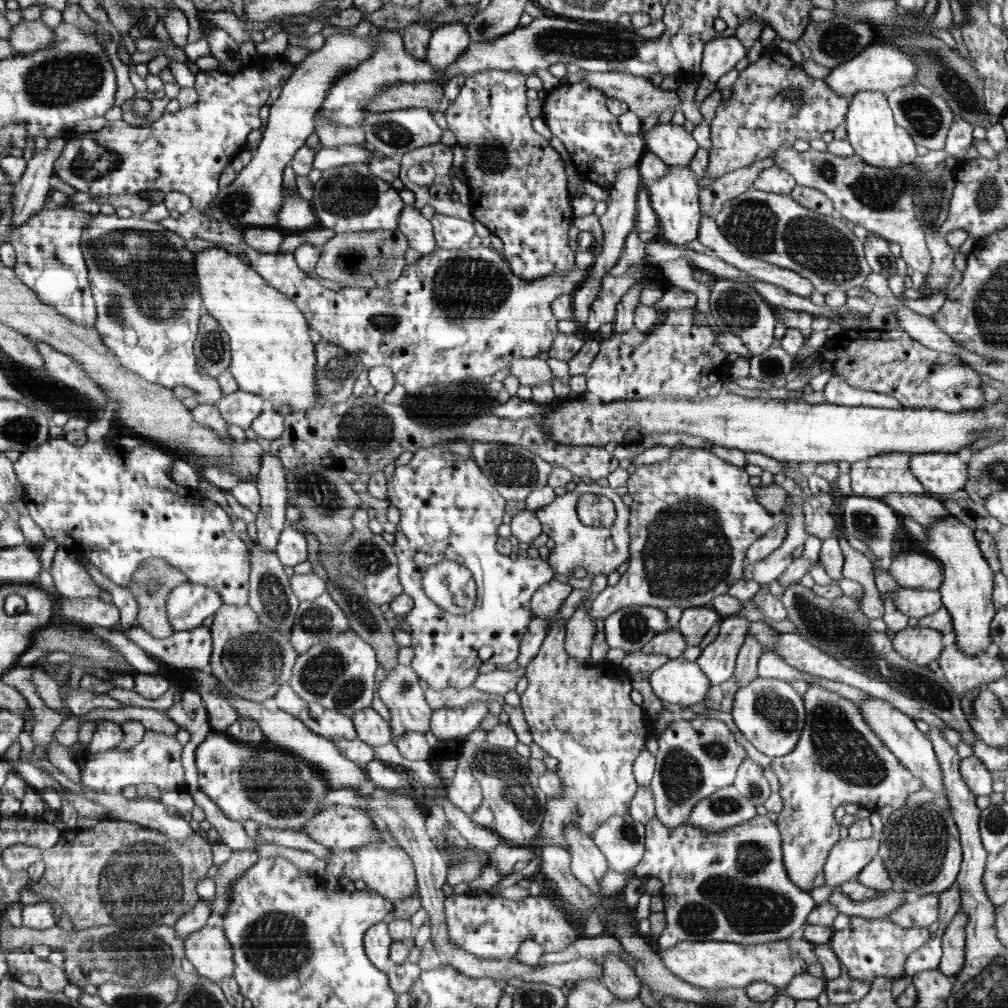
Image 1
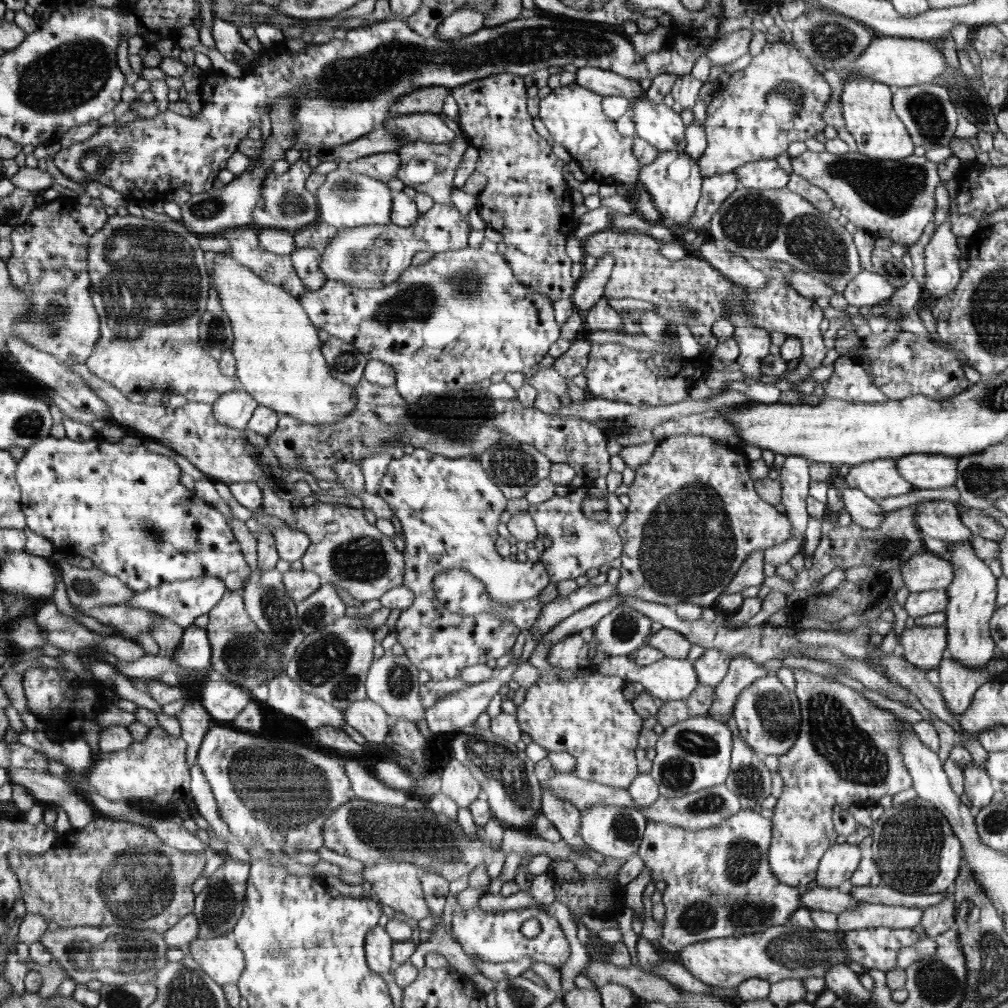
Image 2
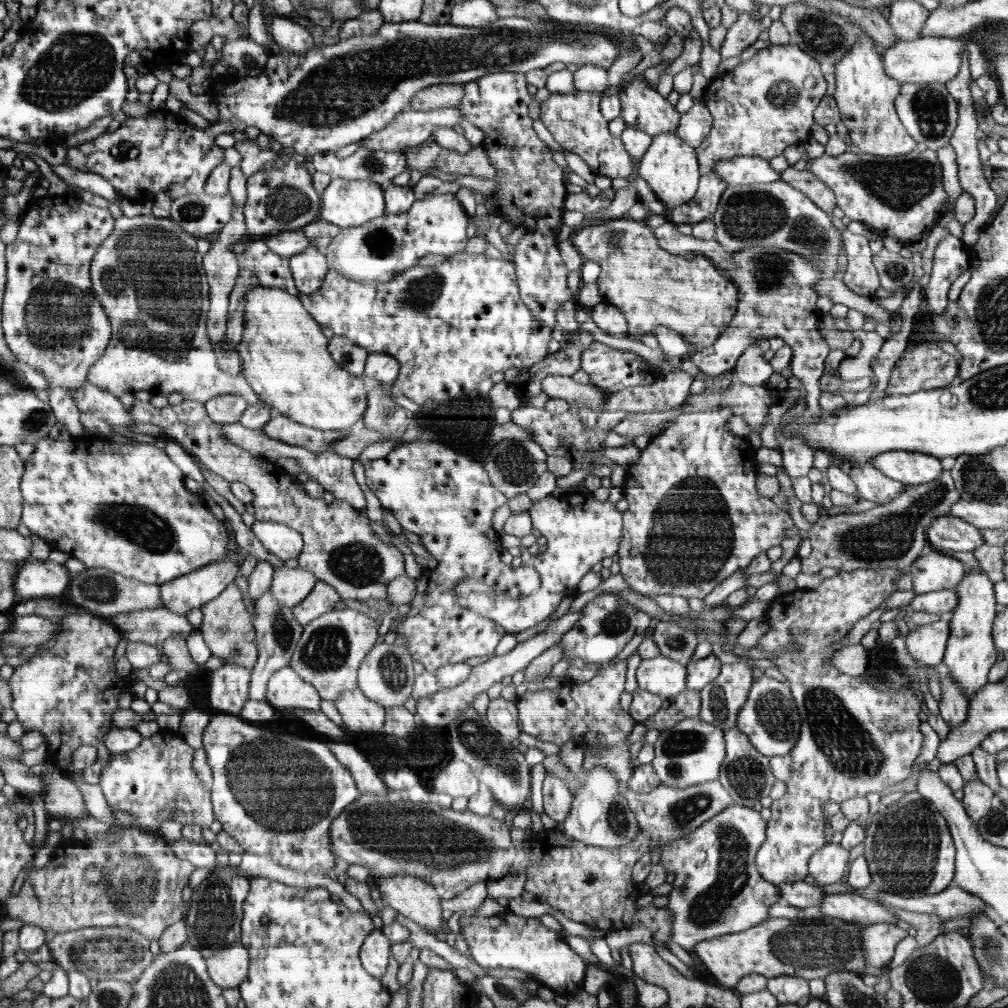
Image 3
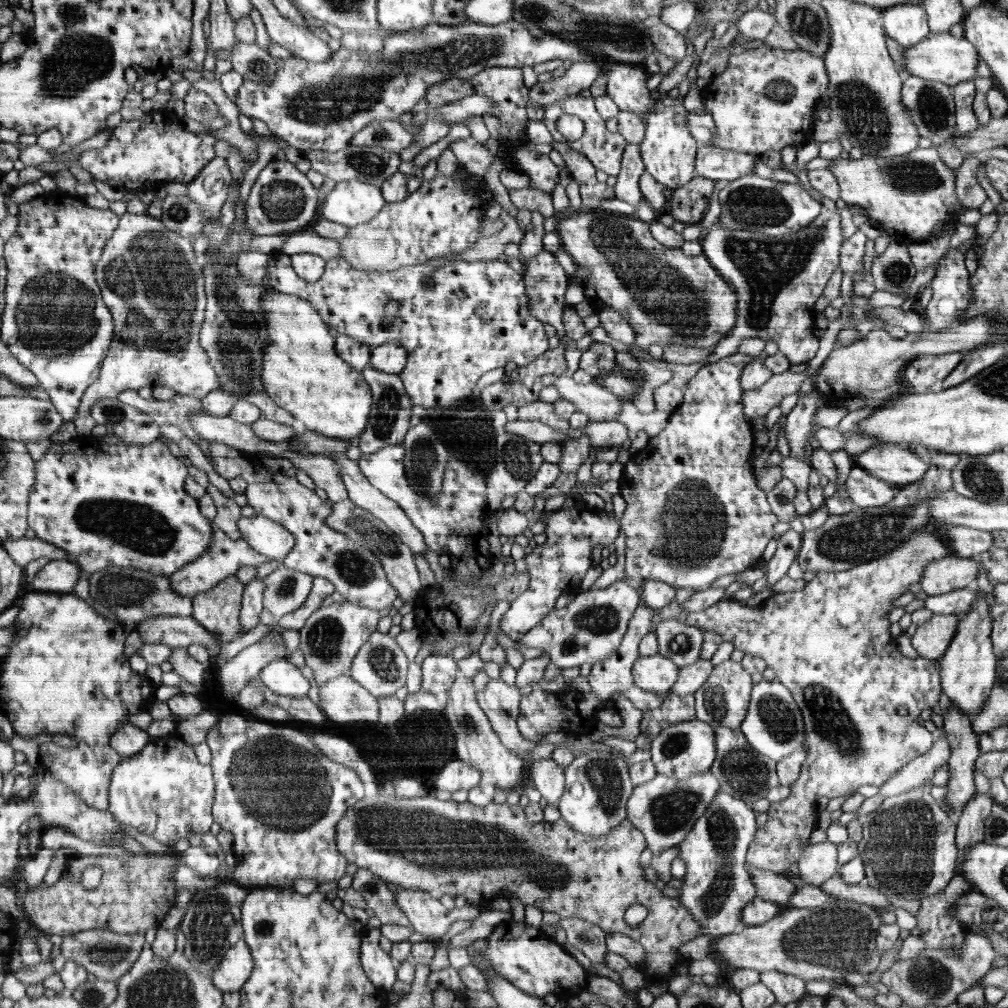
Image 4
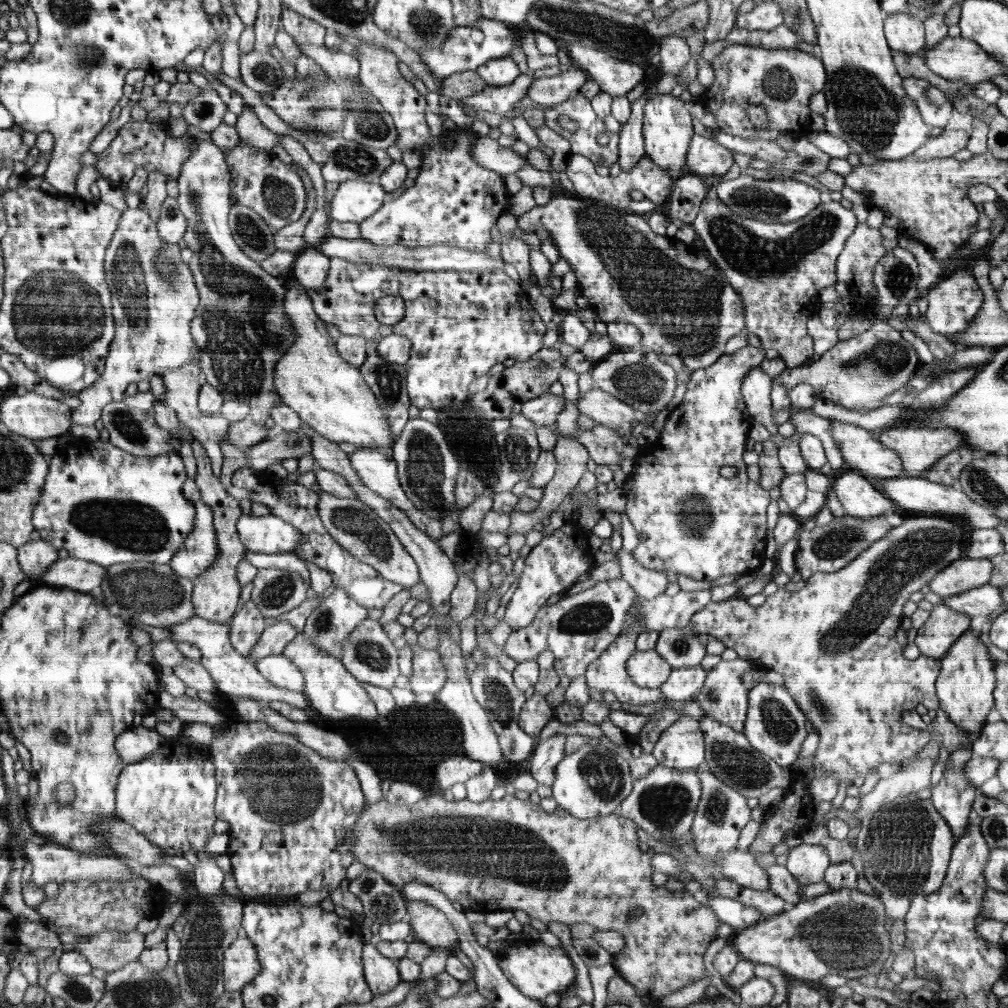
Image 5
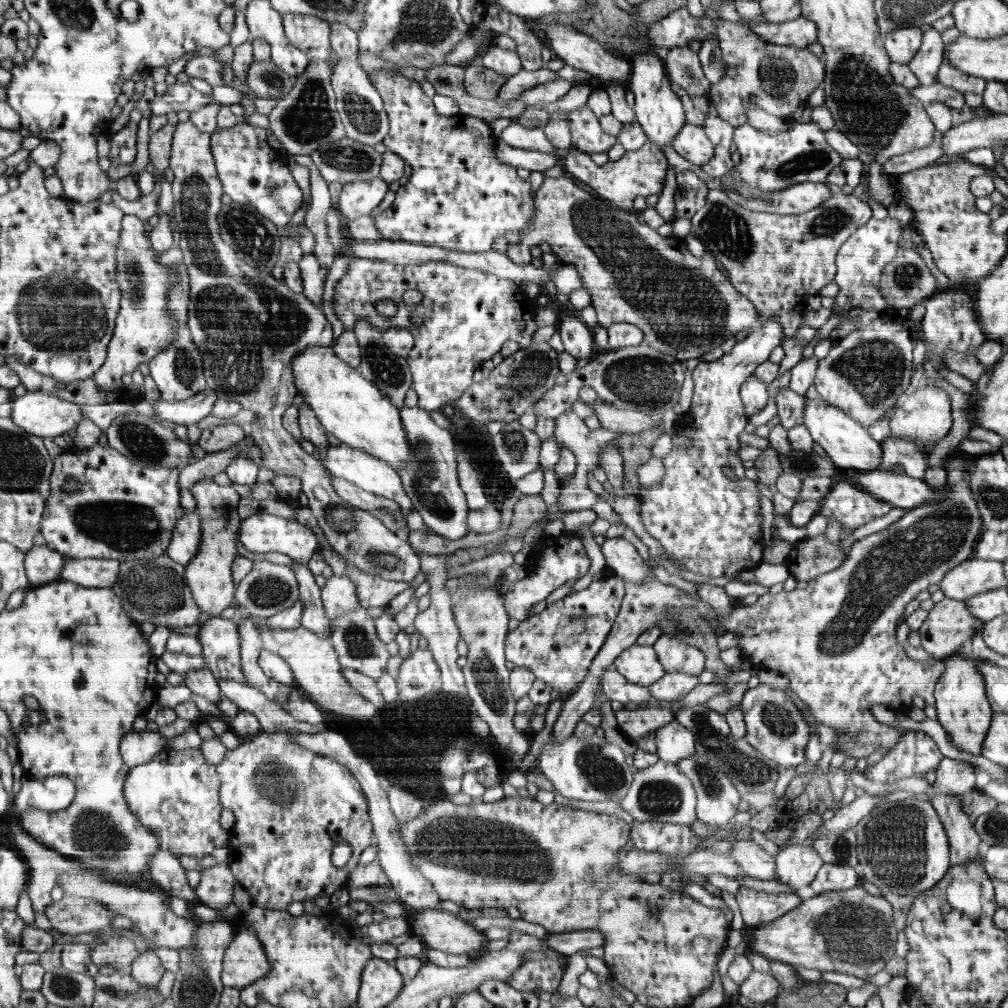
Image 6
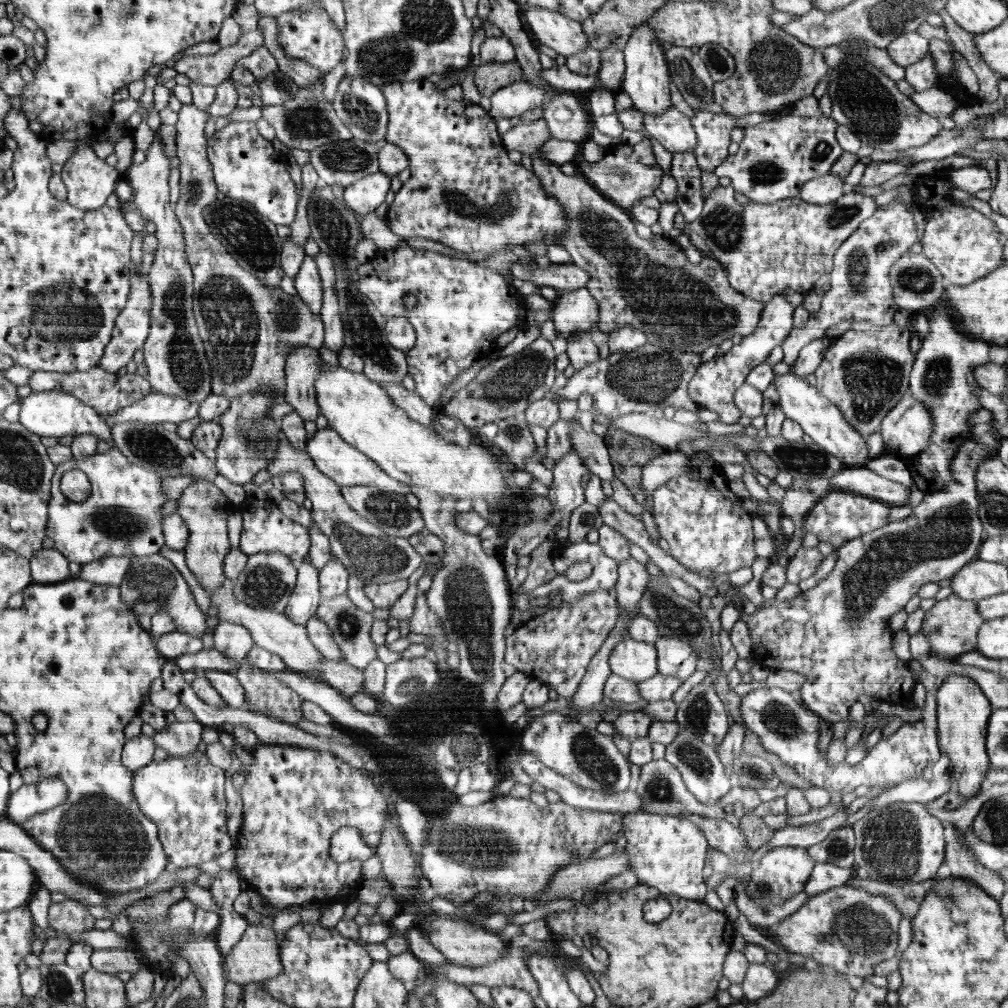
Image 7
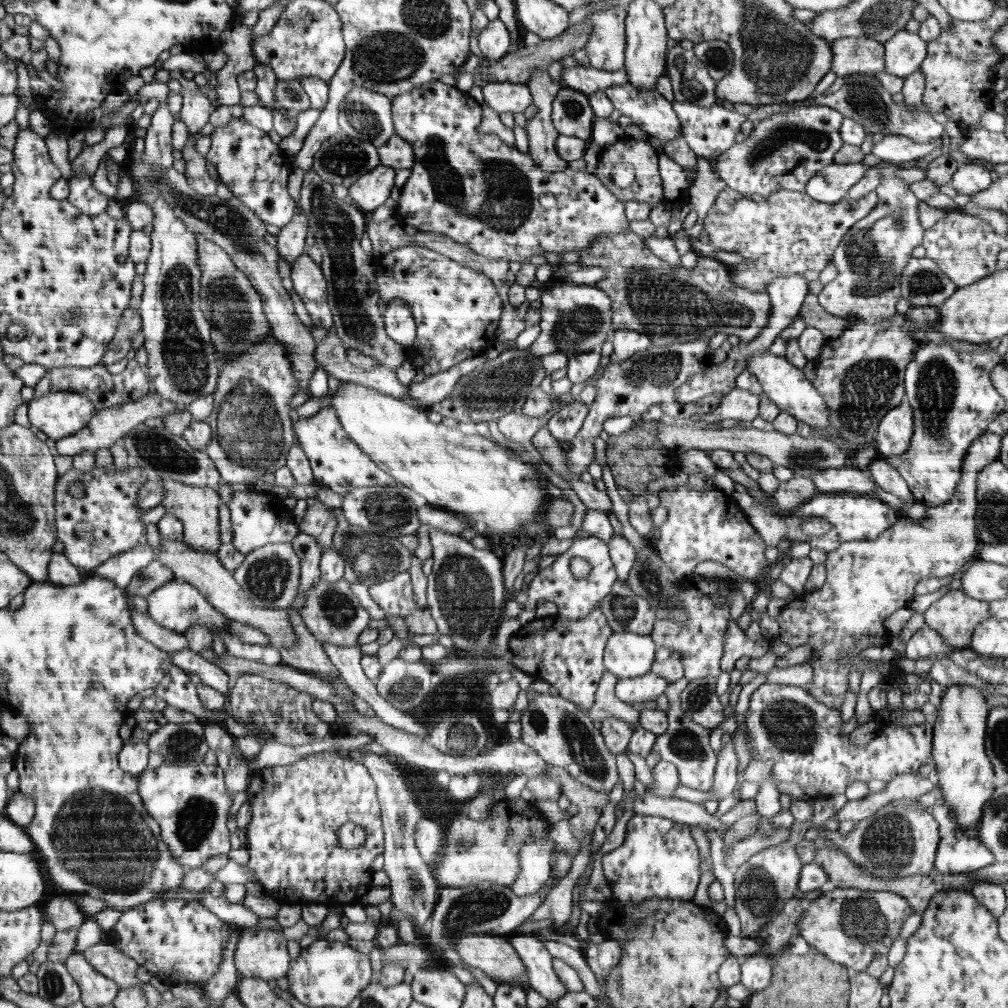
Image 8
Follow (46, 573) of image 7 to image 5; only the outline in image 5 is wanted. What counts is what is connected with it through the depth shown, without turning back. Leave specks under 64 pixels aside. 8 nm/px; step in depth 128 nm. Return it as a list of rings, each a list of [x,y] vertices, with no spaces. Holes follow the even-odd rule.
[[[38,540],[18,547],[18,560],[29,580],[41,581],[48,567],[64,556],[54,546]]]

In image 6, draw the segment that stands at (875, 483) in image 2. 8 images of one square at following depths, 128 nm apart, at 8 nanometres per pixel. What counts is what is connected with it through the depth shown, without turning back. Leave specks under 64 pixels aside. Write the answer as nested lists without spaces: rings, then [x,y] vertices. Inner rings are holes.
[[[838,480],[823,498],[818,514],[826,517],[828,523],[840,522],[844,534],[885,516],[892,508],[889,503],[868,495],[856,484]]]

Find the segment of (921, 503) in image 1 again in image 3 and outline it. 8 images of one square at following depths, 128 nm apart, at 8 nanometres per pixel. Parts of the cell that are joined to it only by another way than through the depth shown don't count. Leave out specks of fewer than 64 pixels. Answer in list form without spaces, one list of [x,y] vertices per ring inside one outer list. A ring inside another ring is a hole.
[[[950,514],[936,517],[926,530],[926,537],[930,549],[947,556],[953,552],[974,552],[985,544],[978,528]]]

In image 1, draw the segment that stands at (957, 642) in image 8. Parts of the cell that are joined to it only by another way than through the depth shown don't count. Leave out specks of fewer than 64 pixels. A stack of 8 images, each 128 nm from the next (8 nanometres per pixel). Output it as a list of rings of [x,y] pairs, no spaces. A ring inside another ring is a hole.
[[[908,626],[893,636],[891,642],[895,652],[918,666],[926,667],[941,655],[944,649],[942,638],[938,630]]]

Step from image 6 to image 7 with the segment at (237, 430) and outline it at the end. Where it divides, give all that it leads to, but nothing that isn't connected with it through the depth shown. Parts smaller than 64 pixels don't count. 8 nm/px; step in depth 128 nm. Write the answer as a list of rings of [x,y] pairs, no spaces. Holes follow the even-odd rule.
[[[118,422],[111,428],[115,446],[128,460],[146,468],[157,469],[168,476],[195,476],[195,478],[213,481],[217,475],[215,450],[222,436],[222,426],[218,422],[201,422],[191,440],[178,436],[177,431],[168,431],[161,424],[144,422]]]

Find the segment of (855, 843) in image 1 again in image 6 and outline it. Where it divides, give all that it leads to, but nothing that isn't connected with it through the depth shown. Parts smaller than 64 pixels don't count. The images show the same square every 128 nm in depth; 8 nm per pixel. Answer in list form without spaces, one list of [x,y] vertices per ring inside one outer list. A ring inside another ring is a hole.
[[[810,844],[782,848],[775,857],[775,880],[798,890],[814,880],[824,863]]]

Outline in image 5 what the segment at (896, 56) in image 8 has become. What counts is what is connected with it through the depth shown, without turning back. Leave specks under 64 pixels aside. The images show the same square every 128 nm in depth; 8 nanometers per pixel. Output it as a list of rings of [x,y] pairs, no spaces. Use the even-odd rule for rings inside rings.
[[[904,13],[890,14],[883,23],[885,38],[892,51],[918,55],[926,44],[924,22]]]

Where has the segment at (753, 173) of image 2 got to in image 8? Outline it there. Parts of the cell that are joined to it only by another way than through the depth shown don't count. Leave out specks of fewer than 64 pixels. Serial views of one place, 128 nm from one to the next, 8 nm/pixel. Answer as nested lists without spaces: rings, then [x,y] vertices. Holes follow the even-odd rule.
[[[622,84],[622,86],[612,86],[605,89],[604,94],[612,101],[614,109],[618,110],[622,116],[629,116],[631,122],[637,124],[644,132],[662,140],[664,144],[673,141],[678,135],[682,137],[682,121],[679,119],[675,106],[656,90],[644,90],[632,88],[632,84]]]

